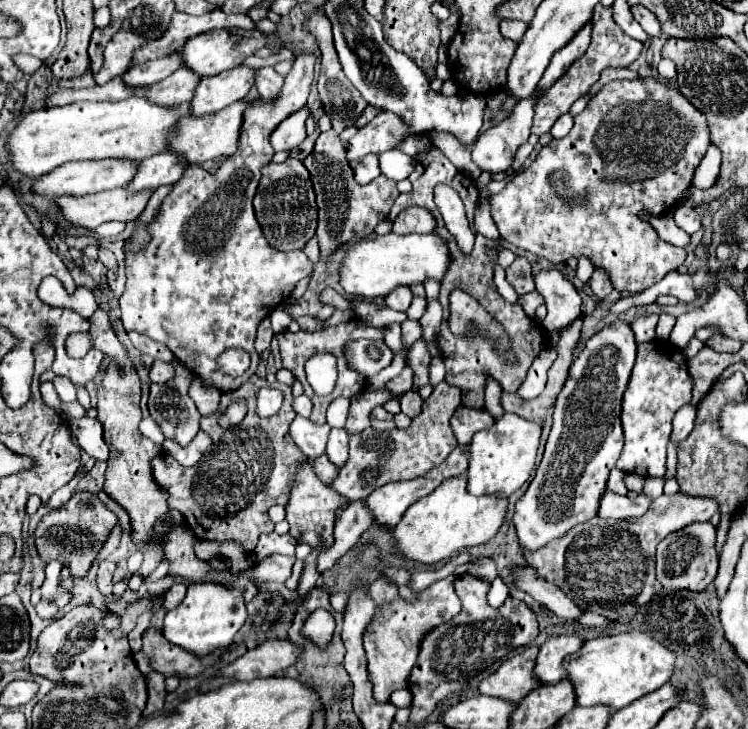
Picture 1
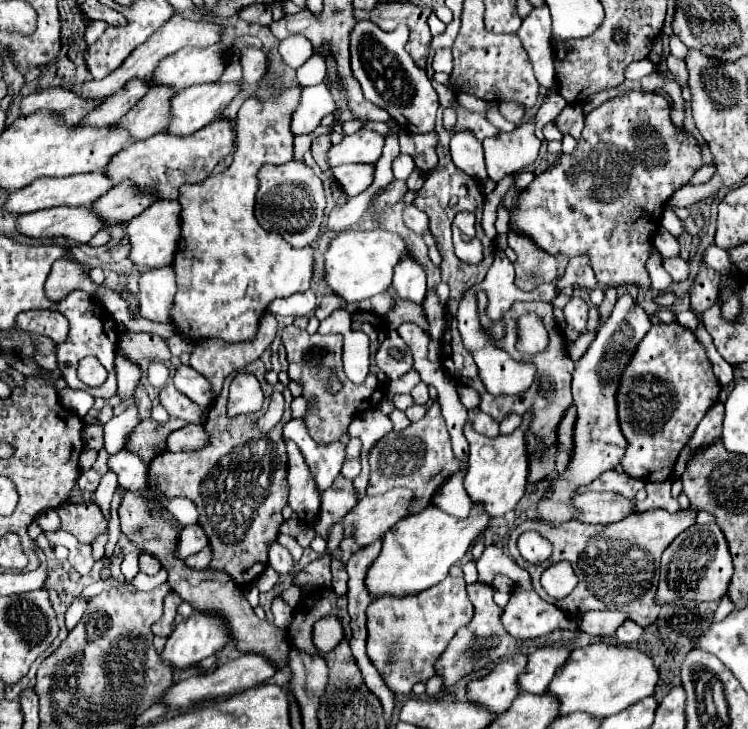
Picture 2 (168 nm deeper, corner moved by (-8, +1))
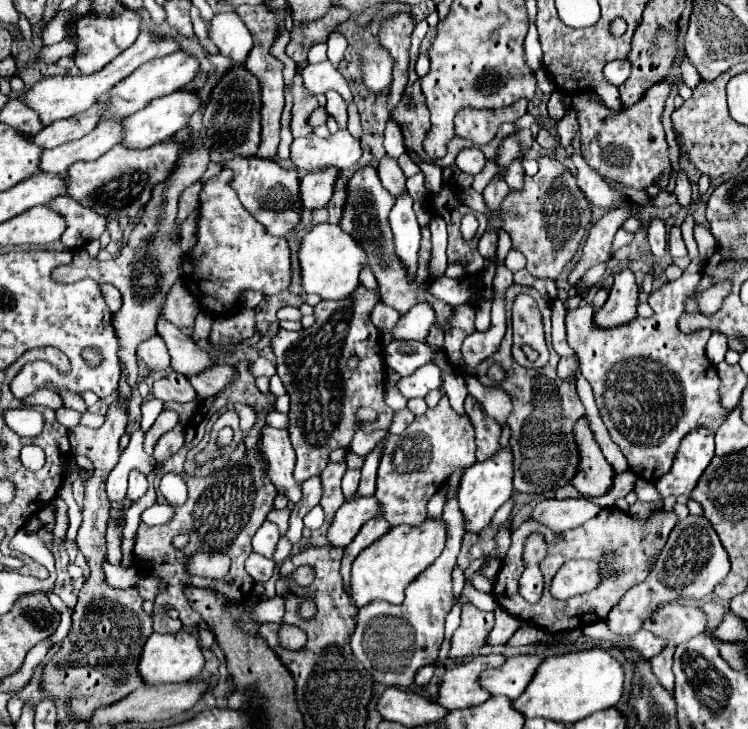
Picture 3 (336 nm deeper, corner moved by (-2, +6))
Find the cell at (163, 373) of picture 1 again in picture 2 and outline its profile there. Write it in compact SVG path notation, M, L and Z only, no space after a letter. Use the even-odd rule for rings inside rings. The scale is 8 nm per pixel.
M178 366L172 382L182 394L186 394L196 404L200 406L210 404L210 384L192 366Z

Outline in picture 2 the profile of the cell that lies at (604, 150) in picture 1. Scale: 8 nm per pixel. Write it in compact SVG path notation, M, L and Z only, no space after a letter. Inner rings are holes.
M626 92L622 96L614 96L610 98L608 102L600 104L598 108L594 108L590 114L586 114L586 122L584 122L584 130L582 130L582 138L578 140L578 146L574 148L572 154L560 154L556 164L552 164L546 172L538 174L534 178L534 182L530 182L528 188L524 188L520 194L518 194L518 200L516 204L510 208L510 222L508 222L508 228L510 232L516 232L516 234L522 234L526 238L530 238L536 246L540 246L544 252L556 256L556 254L564 254L564 256L588 256L590 258L590 264L592 264L592 270L596 274L596 280L604 286L622 286L622 284L634 284L634 286L640 286L640 288L646 288L650 290L652 284L650 284L650 276L648 276L648 268L646 268L646 262L654 250L652 246L652 236L658 232L658 224L660 224L660 216L664 212L664 204L670 200L670 196L680 190L682 186L686 186L690 182L690 178L700 170L702 166L702 150L700 146L696 144L696 138L690 134L690 132L684 132L682 128L674 126L672 118L670 118L670 110L672 110L672 104L658 92L652 92L652 94L642 94L642 92Z

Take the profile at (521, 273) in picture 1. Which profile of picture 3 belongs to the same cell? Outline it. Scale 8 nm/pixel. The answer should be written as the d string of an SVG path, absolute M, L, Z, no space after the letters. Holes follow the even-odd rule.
M540 157L538 163L538 173L532 177L526 175L524 189L520 193L510 191L504 199L504 231L512 239L512 249L518 249L526 255L528 273L534 277L558 279L558 275L576 255L580 241L592 223L592 205L576 185L576 177L560 161L552 157ZM568 177L572 177L570 183Z

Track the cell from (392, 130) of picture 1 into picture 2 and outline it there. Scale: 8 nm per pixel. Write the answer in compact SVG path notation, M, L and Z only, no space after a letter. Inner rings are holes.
M362 128L356 134L344 136L344 140L330 148L328 152L328 164L340 166L340 164L376 164L380 158L380 152L384 148L384 136Z

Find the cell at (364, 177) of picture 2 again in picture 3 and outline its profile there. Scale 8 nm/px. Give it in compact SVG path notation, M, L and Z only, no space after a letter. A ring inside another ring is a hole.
M326 169L318 173L306 173L300 179L300 205L302 209L320 209L324 207L334 189L334 181L338 177L338 169Z

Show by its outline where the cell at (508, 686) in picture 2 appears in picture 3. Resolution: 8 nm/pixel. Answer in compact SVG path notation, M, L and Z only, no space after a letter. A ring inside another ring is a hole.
M476 655L460 665L454 665L442 677L436 703L444 705L450 711L480 705L490 697L490 693L478 683L480 671L488 667L498 667L502 663L502 655Z

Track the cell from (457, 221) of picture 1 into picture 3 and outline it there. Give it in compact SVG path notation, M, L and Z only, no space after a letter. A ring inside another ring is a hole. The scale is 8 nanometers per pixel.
M464 215L464 219L462 219L462 235L464 237L472 237L474 233L476 233L476 229L478 229L478 221L476 221L476 217L474 215Z

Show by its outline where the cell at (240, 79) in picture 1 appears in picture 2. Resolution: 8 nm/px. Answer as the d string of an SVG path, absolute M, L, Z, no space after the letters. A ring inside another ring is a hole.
M208 82L180 90L172 100L172 122L166 132L182 136L194 134L214 122L238 92L240 82Z

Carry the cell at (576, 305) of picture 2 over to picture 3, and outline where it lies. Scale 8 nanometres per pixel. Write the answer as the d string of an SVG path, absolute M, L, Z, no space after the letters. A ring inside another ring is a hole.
M694 259L682 273L680 279L664 283L660 289L650 293L648 305L652 307L654 315L650 319L636 317L628 325L620 325L616 329L600 329L594 325L594 307L584 305L578 309L572 309L566 315L566 331L568 331L568 345L574 349L574 353L580 357L582 375L588 379L588 383L594 389L596 405L600 409L600 417L604 425L608 427L608 433L612 441L620 447L622 455L628 459L632 471L646 479L656 483L662 475L666 475L672 469L672 461L676 457L678 445L684 439L686 433L706 427L712 433L724 423L724 417L728 417L728 409L720 403L720 377L716 373L716 367L706 357L706 343L712 335L710 329L700 329L694 335L684 335L678 329L678 317L684 313L684 303L688 297L694 297L698 301L698 309L704 315L714 315L728 293L732 291L730 281L722 281L706 289L704 293L696 295L696 287L702 277L702 259Z

